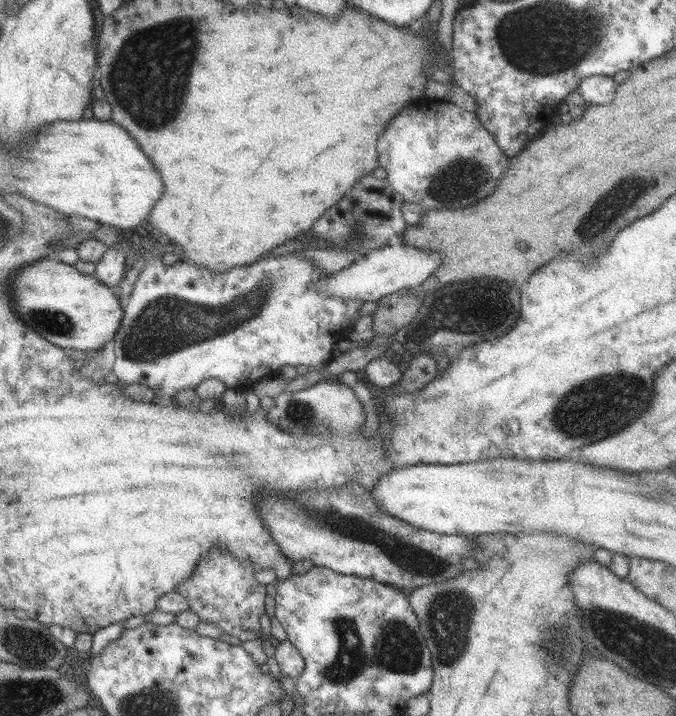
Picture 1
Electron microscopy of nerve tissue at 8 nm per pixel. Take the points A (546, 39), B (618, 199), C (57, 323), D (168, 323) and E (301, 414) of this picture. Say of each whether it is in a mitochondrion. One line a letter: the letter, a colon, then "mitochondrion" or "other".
A: mitochondrion
B: mitochondrion
C: mitochondrion
D: mitochondrion
E: mitochondrion

